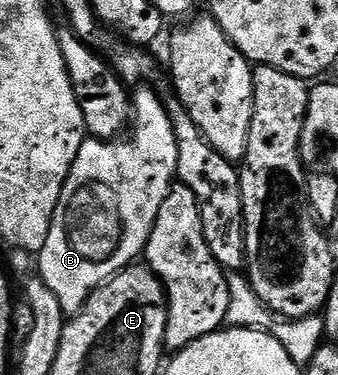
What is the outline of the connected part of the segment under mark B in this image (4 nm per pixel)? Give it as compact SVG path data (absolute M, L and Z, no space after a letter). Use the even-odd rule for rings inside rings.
M148 86L137 87L130 96L132 110L128 140L85 139L62 186L62 194L50 222L50 234L46 234L46 246L42 246L38 253L39 279L50 286L50 291L54 293L54 298L58 298L66 314L80 312L94 289L102 287L116 273L141 259L154 230L158 210L162 210L162 202L166 202L166 194L177 179L178 142L174 138L168 109L165 101L156 97L154 89L144 87Z

